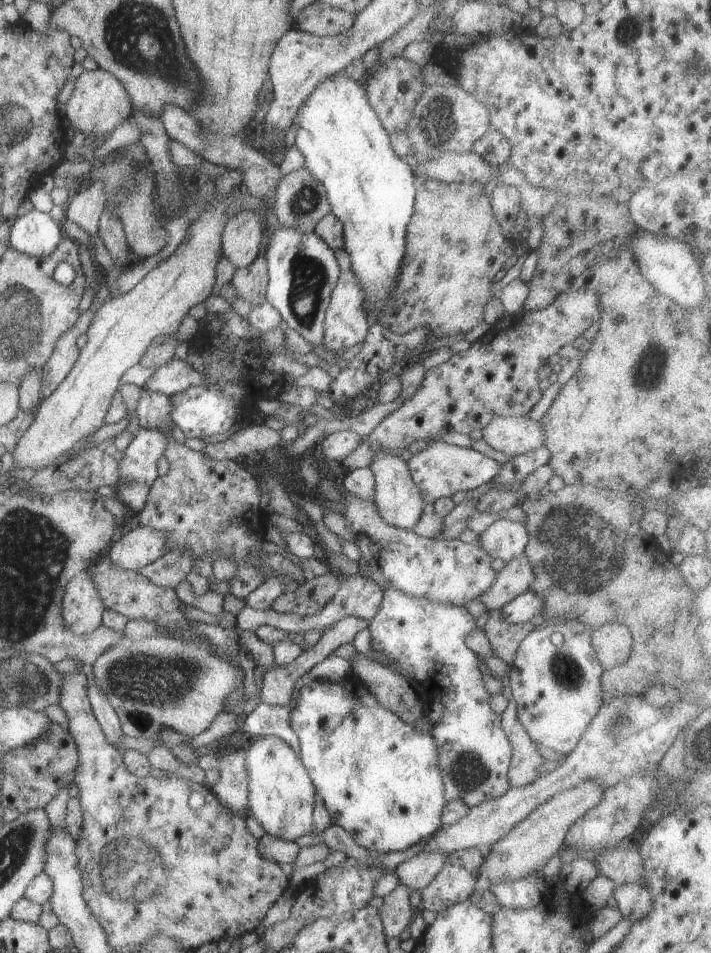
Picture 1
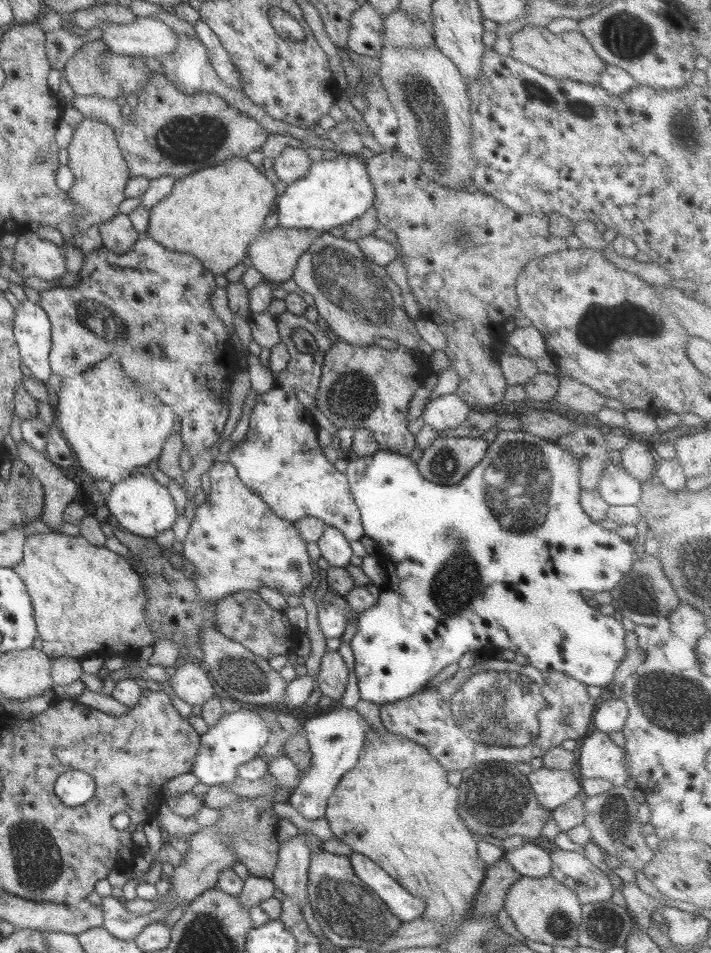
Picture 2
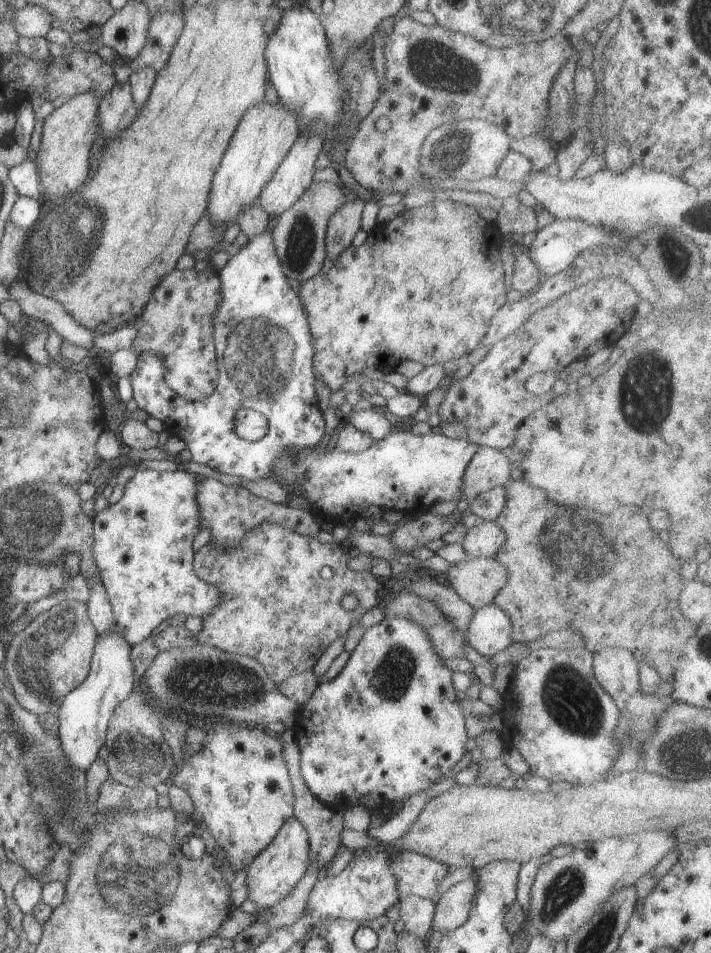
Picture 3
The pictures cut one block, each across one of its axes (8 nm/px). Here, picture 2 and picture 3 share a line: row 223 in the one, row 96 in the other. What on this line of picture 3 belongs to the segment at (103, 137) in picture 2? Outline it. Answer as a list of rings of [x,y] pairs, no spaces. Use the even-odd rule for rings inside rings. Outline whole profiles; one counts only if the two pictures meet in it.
[[[90,91],[69,98],[43,120],[41,145],[36,151],[43,201],[53,202],[55,198],[73,194],[86,183],[90,174],[90,148],[98,132],[96,114],[99,110],[100,95],[99,92]]]

